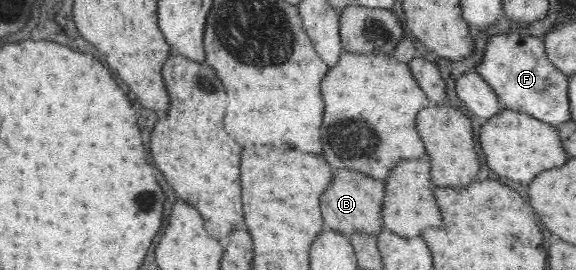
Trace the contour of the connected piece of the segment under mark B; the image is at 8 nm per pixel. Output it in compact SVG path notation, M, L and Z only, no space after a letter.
M337 169L328 188L320 197L320 211L326 228L350 237L353 233L379 235L385 227L380 219L380 205L384 197L384 182L358 170Z

